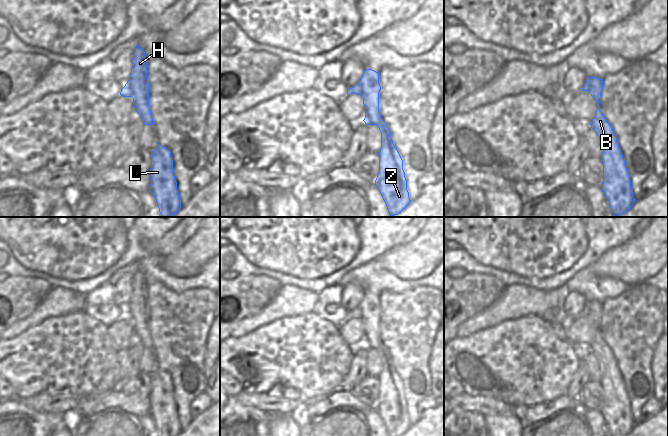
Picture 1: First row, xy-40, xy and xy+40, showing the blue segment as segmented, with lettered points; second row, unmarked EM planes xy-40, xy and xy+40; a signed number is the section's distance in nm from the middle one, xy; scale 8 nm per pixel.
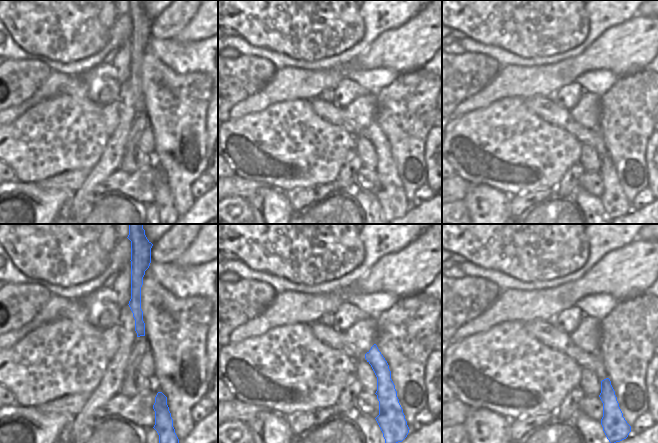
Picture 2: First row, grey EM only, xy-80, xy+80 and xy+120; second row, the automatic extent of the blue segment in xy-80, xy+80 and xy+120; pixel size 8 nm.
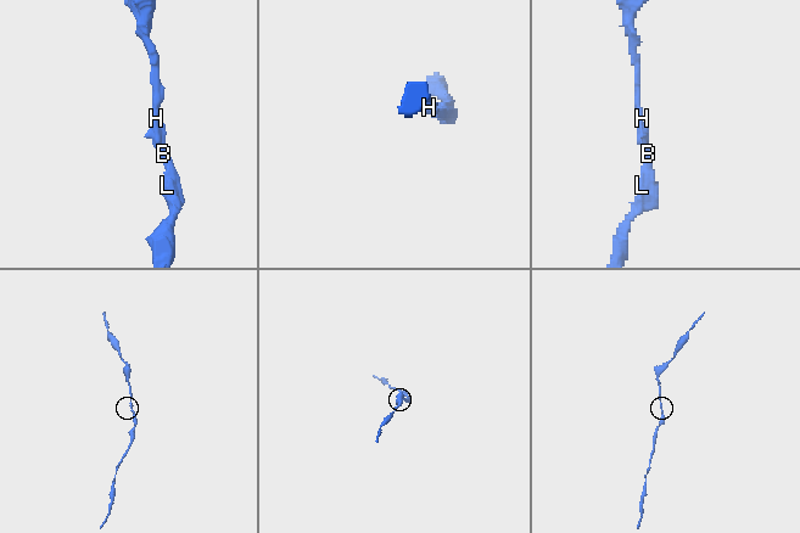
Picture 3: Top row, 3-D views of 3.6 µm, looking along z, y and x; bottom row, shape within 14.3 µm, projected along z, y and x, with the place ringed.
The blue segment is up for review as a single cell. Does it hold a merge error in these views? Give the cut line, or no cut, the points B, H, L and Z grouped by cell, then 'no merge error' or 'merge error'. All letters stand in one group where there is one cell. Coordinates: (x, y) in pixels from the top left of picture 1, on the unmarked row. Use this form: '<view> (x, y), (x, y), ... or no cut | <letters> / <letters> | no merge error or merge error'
no cut | B H L Z | no merge error

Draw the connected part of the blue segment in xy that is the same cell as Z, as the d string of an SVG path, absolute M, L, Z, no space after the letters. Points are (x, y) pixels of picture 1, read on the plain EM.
M365 293L359 306L347 313L347 319L356 317L363 322L366 349L377 349L381 356L381 372L379 380L379 396L375 410L379 414L388 436L401 436L411 426L407 414L407 404L403 394L403 384L393 368L391 356L382 344L379 336L379 297Z

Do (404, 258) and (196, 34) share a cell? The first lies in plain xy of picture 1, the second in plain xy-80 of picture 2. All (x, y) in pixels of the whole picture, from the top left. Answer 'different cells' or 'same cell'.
same cell

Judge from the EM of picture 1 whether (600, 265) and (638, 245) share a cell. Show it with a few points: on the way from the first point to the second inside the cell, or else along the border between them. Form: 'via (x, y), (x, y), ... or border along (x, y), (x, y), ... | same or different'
via (609, 264), (620, 263), (629, 254) | same

